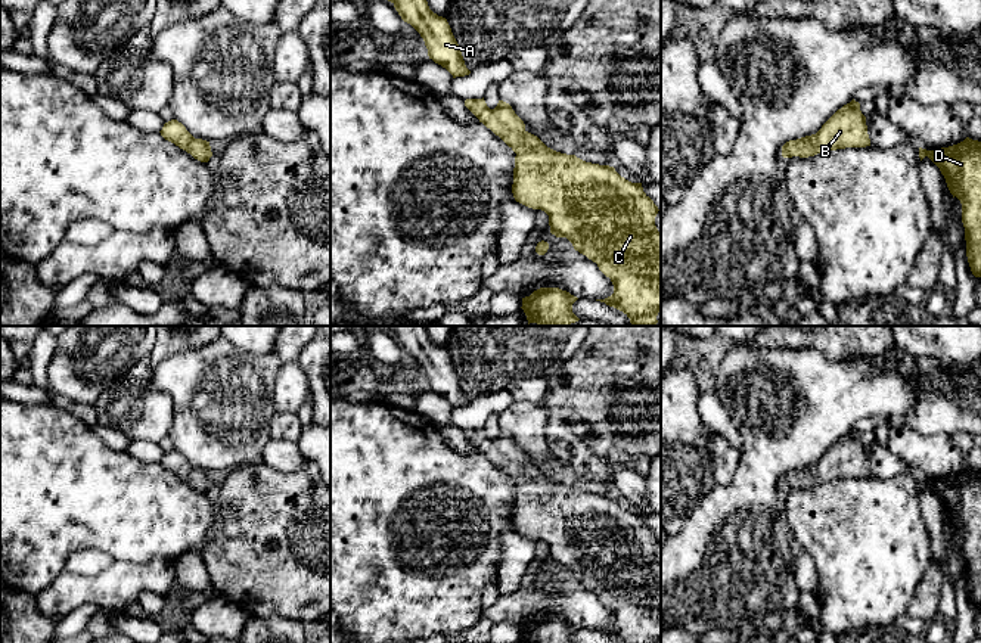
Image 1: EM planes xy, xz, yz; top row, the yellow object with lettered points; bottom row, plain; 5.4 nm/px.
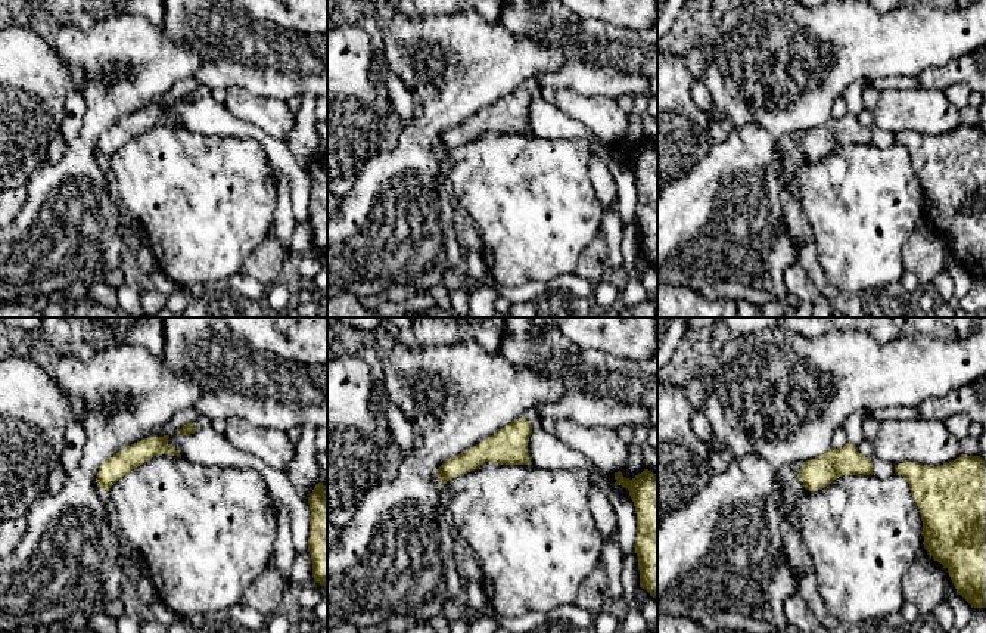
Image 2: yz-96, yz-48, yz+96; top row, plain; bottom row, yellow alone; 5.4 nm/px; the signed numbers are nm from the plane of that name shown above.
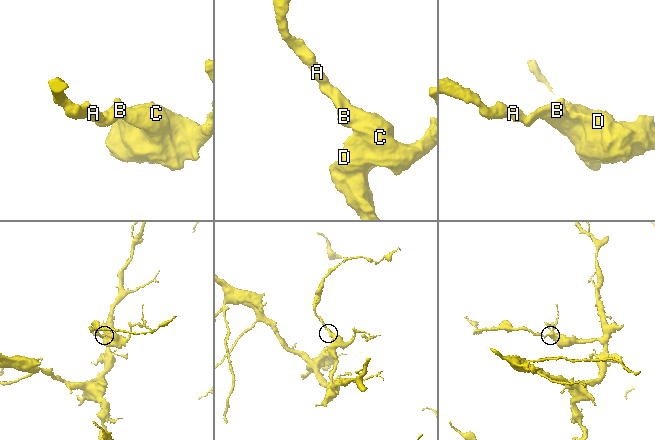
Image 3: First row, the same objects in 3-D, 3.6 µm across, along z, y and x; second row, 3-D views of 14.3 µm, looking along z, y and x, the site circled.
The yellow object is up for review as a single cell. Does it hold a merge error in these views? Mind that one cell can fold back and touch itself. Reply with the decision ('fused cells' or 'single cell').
single cell

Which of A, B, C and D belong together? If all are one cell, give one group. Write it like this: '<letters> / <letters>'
A B C D

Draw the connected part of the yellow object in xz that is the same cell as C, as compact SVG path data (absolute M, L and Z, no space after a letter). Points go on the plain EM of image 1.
M484 428L466 429L465 437L516 484L512 515L515 531L544 541L549 546L550 563L566 568L575 581L596 593L599 600L611 609L614 624L596 631L623 643L661 643L661 563L655 556L659 540L643 522L642 513L625 510L614 497L586 493L575 485L547 478L537 466L525 460L524 451L503 431L499 431L494 439L487 437Z

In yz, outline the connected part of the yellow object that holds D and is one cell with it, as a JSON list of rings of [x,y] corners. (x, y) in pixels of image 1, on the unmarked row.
[[[966,468],[949,478],[919,478],[921,491],[925,487],[940,498],[950,524],[962,534],[968,593],[972,605],[981,608],[981,472]]]

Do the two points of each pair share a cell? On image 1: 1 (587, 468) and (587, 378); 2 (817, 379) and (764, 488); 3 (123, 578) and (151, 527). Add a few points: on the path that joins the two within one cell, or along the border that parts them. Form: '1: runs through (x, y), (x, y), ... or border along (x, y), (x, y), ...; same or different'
1: runs through (587, 446), (584, 434), (587, 431), (587, 400); same
2: runs through (817, 407), (817, 432), (787, 460); same
3: border along (115, 558), (126, 561), (168, 561); different

